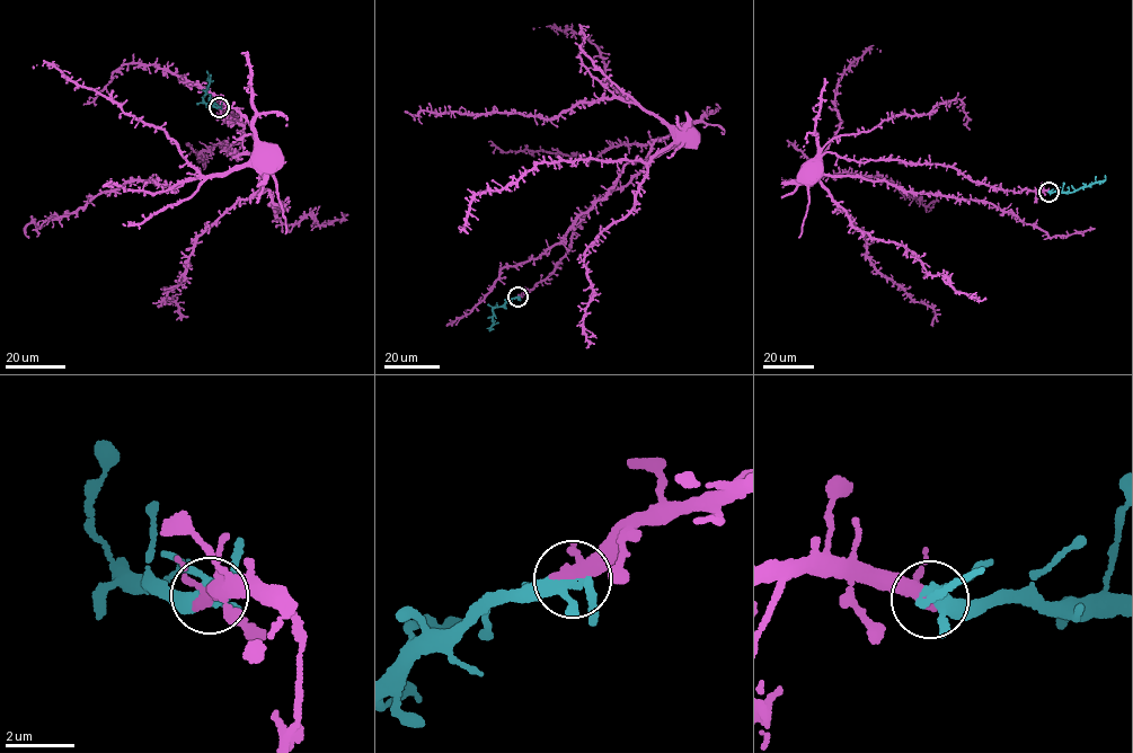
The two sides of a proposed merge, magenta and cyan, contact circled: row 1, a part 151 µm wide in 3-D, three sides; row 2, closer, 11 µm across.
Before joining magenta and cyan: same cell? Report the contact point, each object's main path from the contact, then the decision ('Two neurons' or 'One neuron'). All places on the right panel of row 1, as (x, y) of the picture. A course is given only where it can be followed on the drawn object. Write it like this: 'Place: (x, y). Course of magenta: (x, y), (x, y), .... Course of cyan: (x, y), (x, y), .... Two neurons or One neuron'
Place: (1049, 192). Course of magenta: (1049, 192), (999, 189), (943, 165), (821, 157), (825, 174), (983, 201), (1051, 237), (1095, 228). Course of cyan: (1049, 192), (1074, 191), (1103, 182), (1105, 175). One neuron

